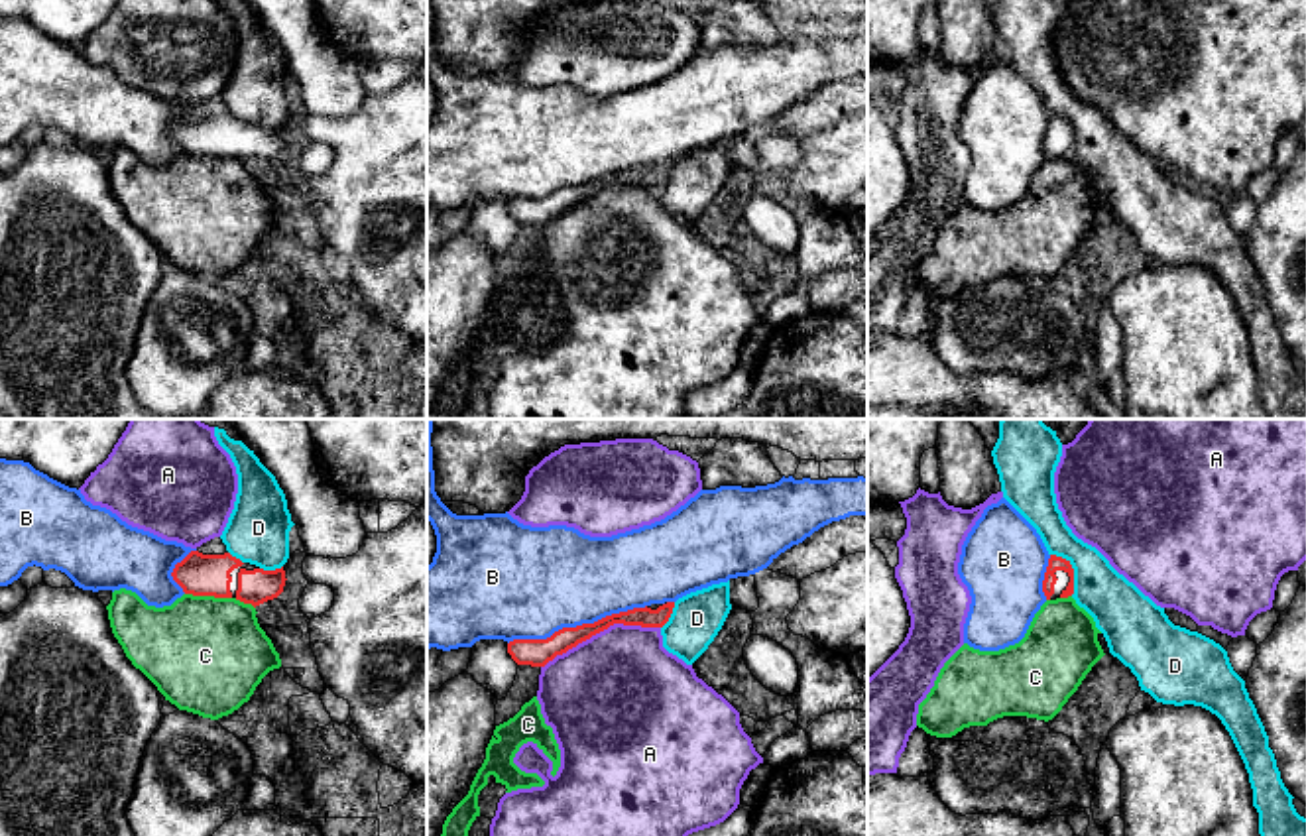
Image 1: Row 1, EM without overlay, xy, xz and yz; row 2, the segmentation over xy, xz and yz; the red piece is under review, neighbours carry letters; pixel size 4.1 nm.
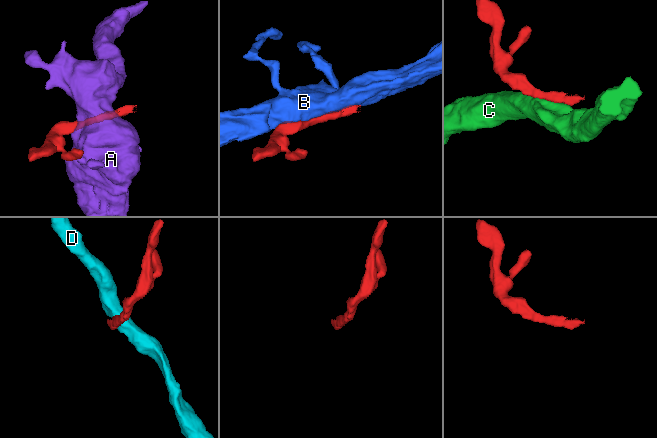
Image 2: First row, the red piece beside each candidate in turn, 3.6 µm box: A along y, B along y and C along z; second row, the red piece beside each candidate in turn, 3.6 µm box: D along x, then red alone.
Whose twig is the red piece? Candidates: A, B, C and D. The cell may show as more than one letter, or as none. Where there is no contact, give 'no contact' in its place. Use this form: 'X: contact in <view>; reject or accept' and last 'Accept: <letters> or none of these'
A: contact in xz; reject
B: contact in xz; reject
C: contact in xy; reject
D: contact in yz; reject
Accept: none of these

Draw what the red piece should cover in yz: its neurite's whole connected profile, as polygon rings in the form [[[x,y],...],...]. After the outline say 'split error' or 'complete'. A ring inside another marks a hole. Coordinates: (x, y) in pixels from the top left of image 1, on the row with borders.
[[[1050,555],[1042,580],[1046,600],[1068,598],[1074,594],[1074,568],[1070,561]]]; split error

